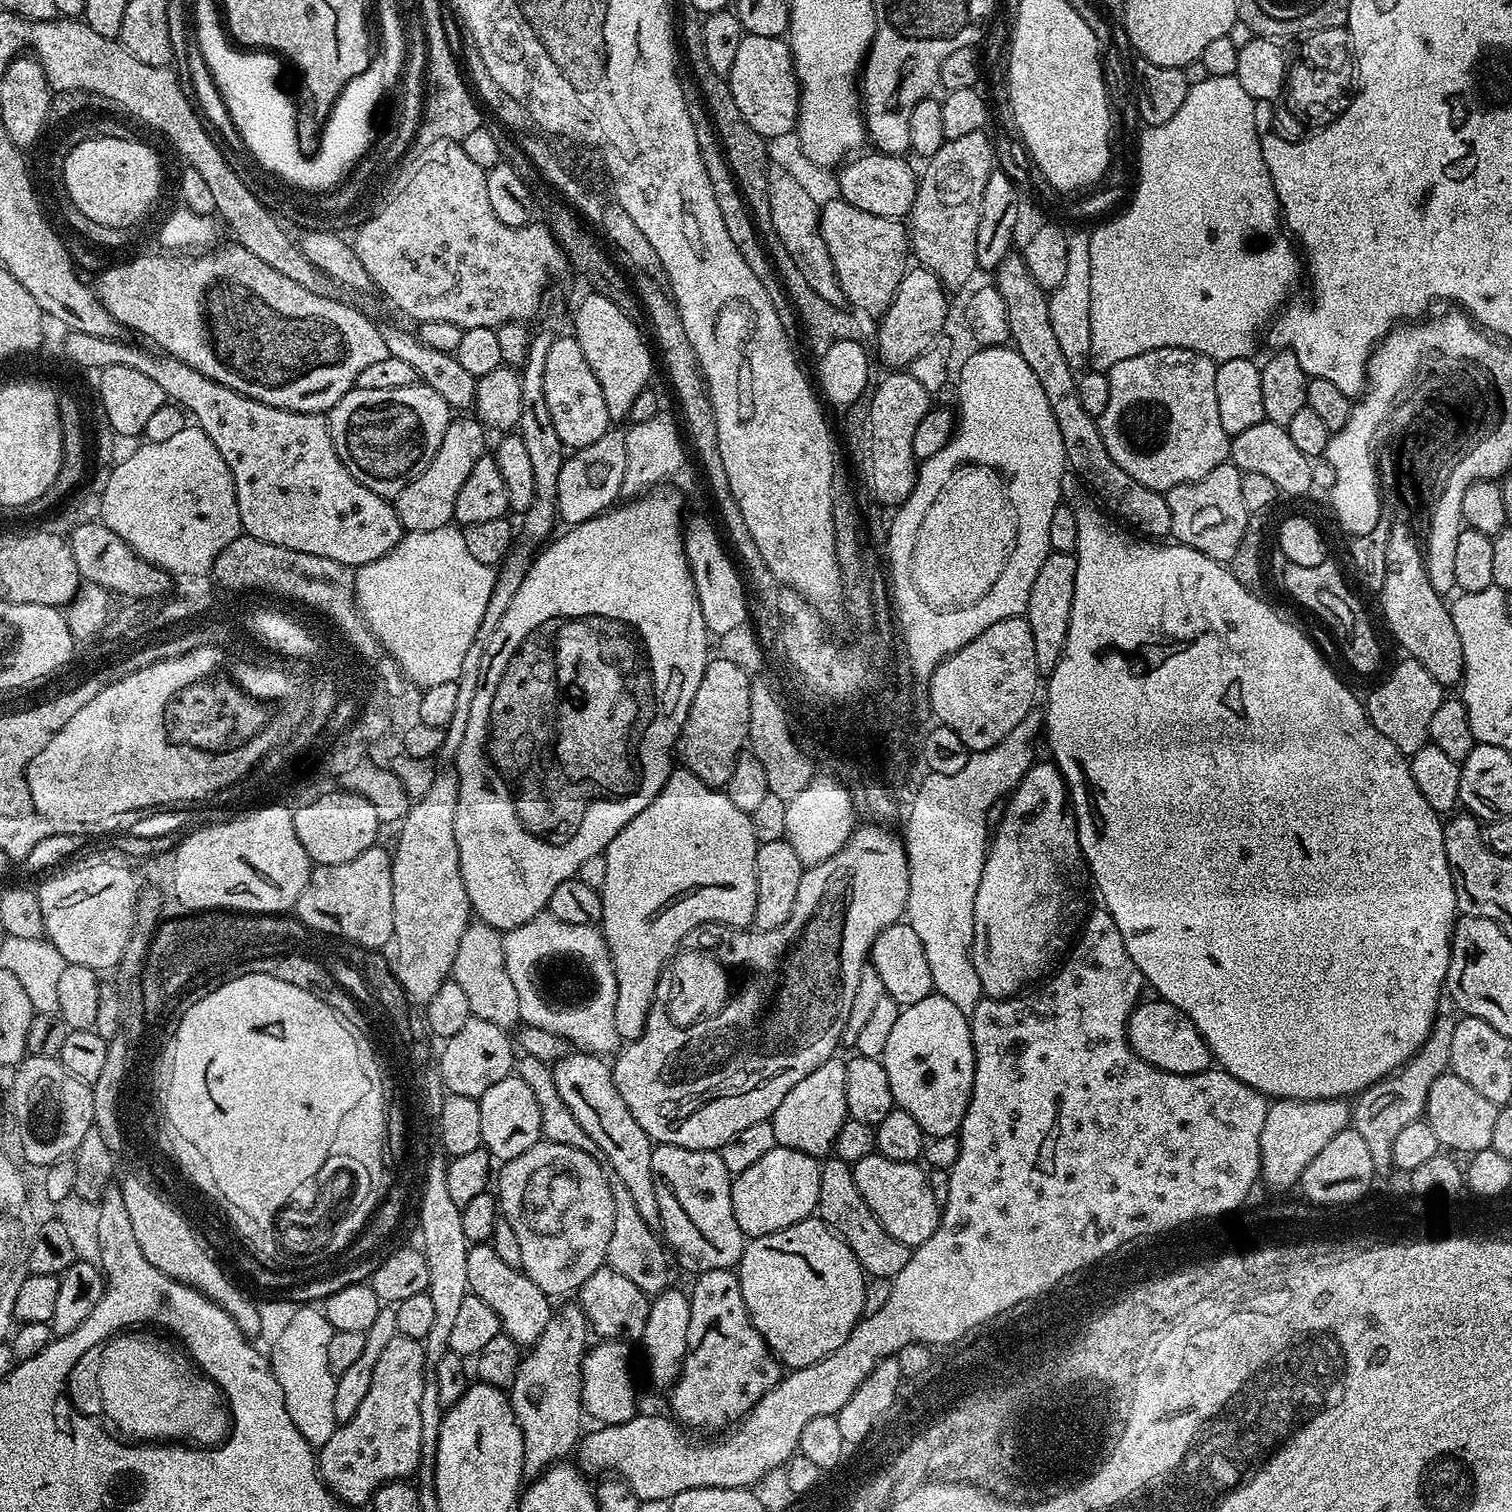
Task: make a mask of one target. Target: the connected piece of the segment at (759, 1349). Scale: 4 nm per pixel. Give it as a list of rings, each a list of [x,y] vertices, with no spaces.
[[[733,1269],[706,1270],[695,1277],[690,1287],[690,1330],[686,1330],[686,1354],[680,1363],[680,1377],[668,1396],[671,1419],[688,1430],[705,1428],[705,1433],[720,1434],[740,1423],[755,1404],[782,1378],[782,1365],[752,1325],[742,1298],[740,1277]]]

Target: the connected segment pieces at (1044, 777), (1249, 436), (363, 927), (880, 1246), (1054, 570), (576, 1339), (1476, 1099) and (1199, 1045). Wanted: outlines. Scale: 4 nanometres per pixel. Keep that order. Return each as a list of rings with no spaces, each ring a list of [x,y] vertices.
[[[1052,762],[1040,763],[1033,763],[1003,805],[1004,817],[997,828],[995,825],[988,856],[984,859],[982,882],[978,882],[978,898],[974,898],[972,961],[974,970],[978,970],[984,996],[993,1000],[1015,997],[1027,989],[1024,988],[1027,984],[1035,985],[1039,976],[1047,977],[1074,936],[1072,919],[1076,916],[1076,888],[1072,883],[1080,868],[1082,872],[1076,813],[1072,810],[1068,784],[1060,769]]]
[[[1269,420],[1258,422],[1258,426],[1250,426],[1242,430],[1242,434],[1231,437],[1230,460],[1241,473],[1253,472],[1263,474],[1274,482],[1277,493],[1288,496],[1304,496],[1312,488],[1313,461],[1290,438],[1287,427]]]
[[[380,847],[362,850],[362,854],[350,858],[350,862],[315,865],[306,882],[306,890],[302,890],[296,903],[295,919],[317,934],[325,932],[325,937],[340,937],[364,949],[389,947],[395,934],[391,890],[393,853]]]
[[[835,1158],[825,1159],[821,1163],[816,1212],[819,1219],[837,1236],[841,1236],[846,1246],[850,1246],[854,1258],[858,1258],[861,1268],[869,1277],[891,1280],[898,1274],[898,1270],[906,1267],[906,1262],[910,1262],[912,1249],[907,1244],[898,1242],[894,1234],[887,1232],[870,1210],[870,1206],[862,1202],[862,1194],[858,1194],[858,1186],[854,1186],[852,1165]]]
[[[1049,552],[1034,586],[1030,589],[1030,602],[1026,619],[1030,634],[1034,634],[1034,662],[1042,674],[1051,674],[1062,658],[1066,646],[1066,634],[1070,630],[1070,610],[1074,606],[1074,578],[1076,557],[1072,552]]]
[[[575,1303],[568,1304],[557,1311],[546,1322],[546,1330],[538,1338],[531,1349],[532,1352],[523,1357],[510,1387],[512,1409],[518,1418],[518,1426],[524,1435],[524,1474],[525,1477],[535,1478],[543,1474],[553,1464],[563,1461],[573,1455],[574,1449],[580,1443],[582,1427],[580,1423],[586,1420],[583,1404],[583,1362],[585,1353],[590,1348],[590,1329],[583,1310]]]
[[[1445,1074],[1434,1082],[1434,1086],[1430,1086],[1423,1119],[1427,1120],[1430,1130],[1438,1134],[1438,1142],[1445,1149],[1453,1148],[1448,1150],[1471,1154],[1492,1147],[1494,1121],[1499,1113],[1497,1104],[1482,1098],[1482,1094],[1478,1094],[1478,1090],[1471,1088],[1467,1082],[1462,1082],[1462,1078]]]
[[[1159,998],[1151,999],[1137,1003],[1128,1019],[1128,1044],[1134,1054],[1138,1054],[1142,1062],[1170,1074],[1189,1076],[1209,1071],[1213,1067],[1214,1057],[1208,1043],[1198,1034],[1194,1022],[1190,1022],[1178,1006]]]

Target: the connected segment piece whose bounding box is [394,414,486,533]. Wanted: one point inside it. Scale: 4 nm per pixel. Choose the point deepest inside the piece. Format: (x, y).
(428, 503)

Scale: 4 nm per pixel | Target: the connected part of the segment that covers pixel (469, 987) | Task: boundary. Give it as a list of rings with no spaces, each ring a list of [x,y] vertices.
[[[483,922],[470,923],[462,934],[450,978],[458,982],[458,986],[462,986],[462,991],[466,994],[466,1002],[470,1002],[470,1010],[475,1019],[494,1022],[494,1026],[505,1030],[515,1029],[521,1023],[518,993],[514,990],[514,982],[510,982],[510,970],[506,970],[506,954],[501,929],[492,928]]]

